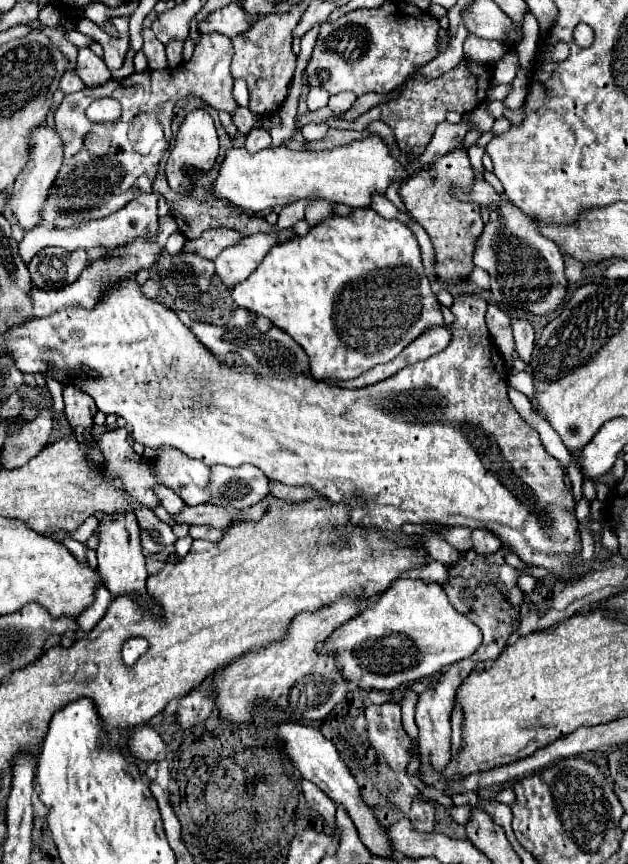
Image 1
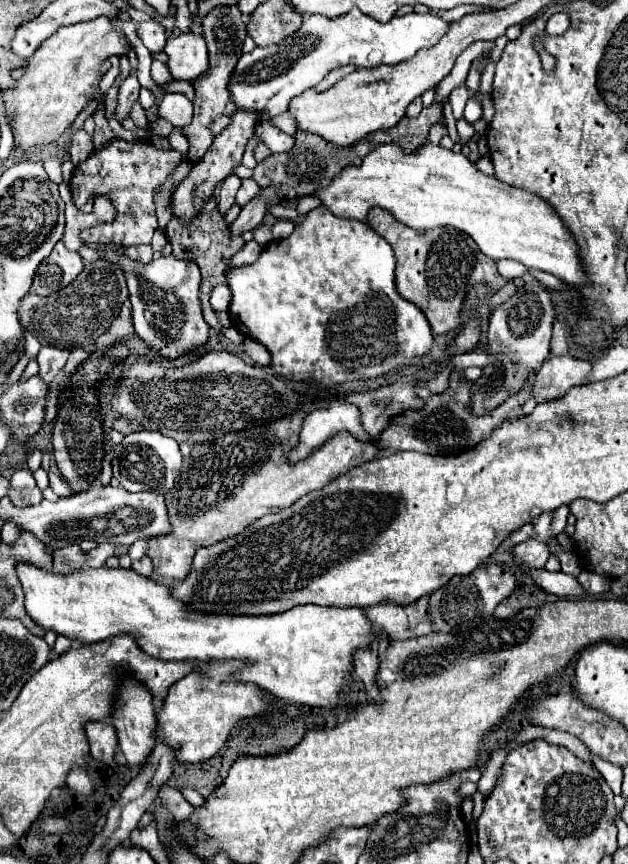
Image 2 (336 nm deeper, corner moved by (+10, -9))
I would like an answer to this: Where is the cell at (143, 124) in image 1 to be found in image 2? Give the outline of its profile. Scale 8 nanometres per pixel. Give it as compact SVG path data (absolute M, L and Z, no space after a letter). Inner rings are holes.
M114 139L110 145L104 149L92 151L92 155L80 163L70 181L70 191L74 197L74 205L84 211L92 213L94 209L94 199L96 197L108 197L114 203L116 215L112 223L102 223L90 229L84 229L80 237L86 243L94 245L142 245L150 243L154 231L158 229L158 219L156 219L156 203L154 203L154 193L158 187L162 187L174 169L186 161L188 157L180 151L160 151L156 149L150 141L140 141L140 143L126 143L122 139Z

